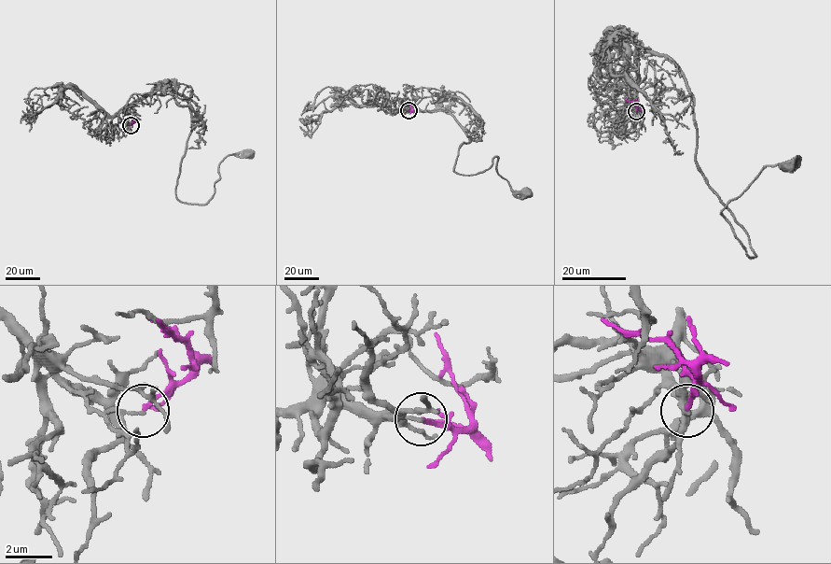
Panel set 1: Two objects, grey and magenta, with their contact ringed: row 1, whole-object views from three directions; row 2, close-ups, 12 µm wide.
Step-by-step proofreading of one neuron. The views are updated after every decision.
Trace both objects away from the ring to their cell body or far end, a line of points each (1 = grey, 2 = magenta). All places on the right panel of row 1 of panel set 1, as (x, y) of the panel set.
1: (636, 111), (634, 40), (685, 80), (697, 166), (745, 231), (750, 257), (722, 210), (765, 166), (791, 169)
2: (636, 111), (637, 105), (624, 98)

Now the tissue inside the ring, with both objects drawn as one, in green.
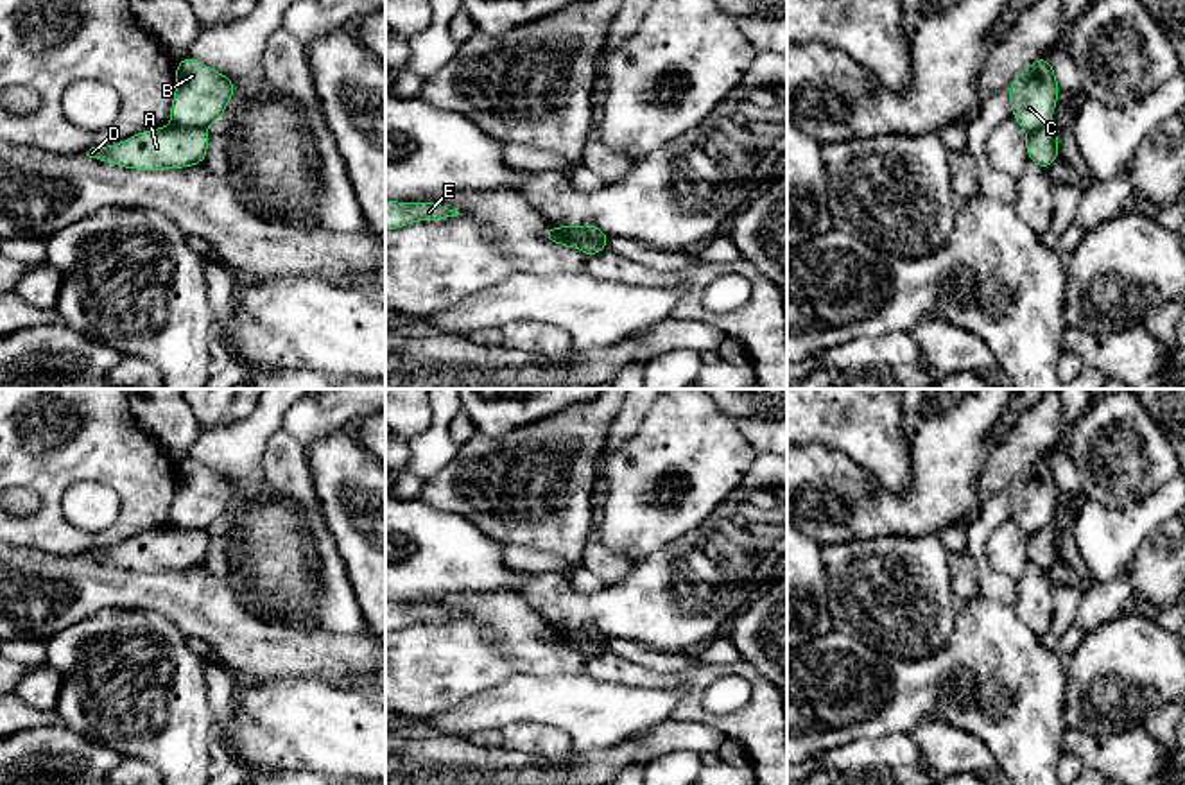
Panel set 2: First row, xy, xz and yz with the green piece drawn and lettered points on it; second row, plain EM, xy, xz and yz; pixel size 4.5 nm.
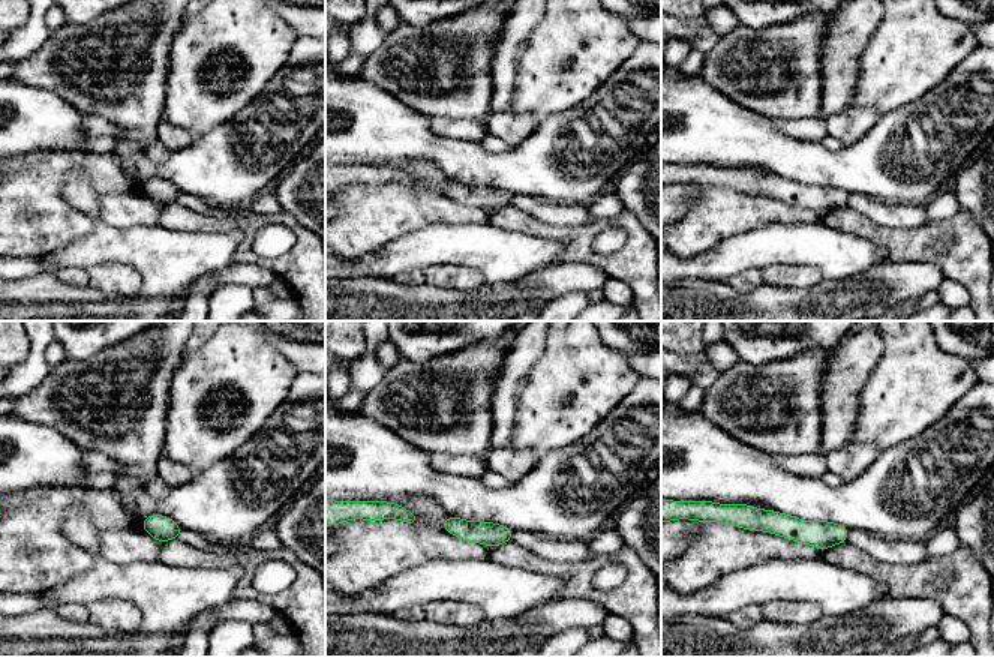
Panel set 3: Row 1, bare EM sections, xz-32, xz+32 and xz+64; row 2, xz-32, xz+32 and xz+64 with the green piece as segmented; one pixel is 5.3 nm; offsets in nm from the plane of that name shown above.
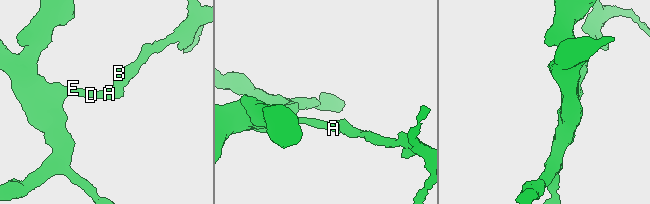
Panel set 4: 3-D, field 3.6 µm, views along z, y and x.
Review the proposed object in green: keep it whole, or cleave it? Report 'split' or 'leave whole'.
split

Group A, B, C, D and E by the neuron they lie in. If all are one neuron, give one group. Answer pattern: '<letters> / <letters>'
A D E / B C

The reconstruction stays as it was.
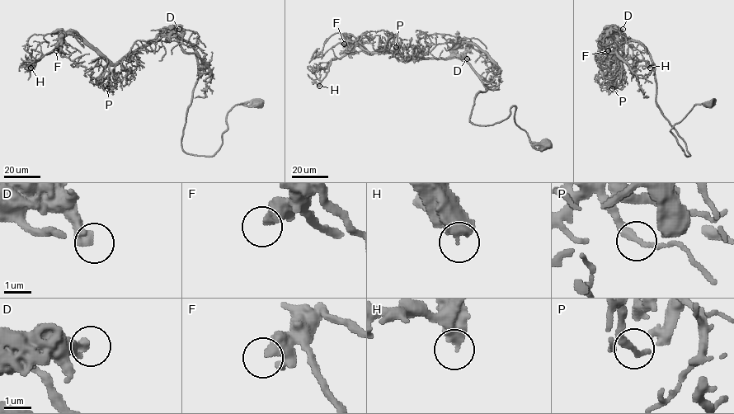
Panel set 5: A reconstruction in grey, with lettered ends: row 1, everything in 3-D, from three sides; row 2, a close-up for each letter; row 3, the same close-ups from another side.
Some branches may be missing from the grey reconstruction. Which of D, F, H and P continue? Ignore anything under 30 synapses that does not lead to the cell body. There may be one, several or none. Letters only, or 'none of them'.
H

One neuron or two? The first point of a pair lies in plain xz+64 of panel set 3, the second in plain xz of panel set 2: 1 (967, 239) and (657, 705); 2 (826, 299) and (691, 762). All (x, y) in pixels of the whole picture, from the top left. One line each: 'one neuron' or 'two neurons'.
1: two neurons
2: two neurons

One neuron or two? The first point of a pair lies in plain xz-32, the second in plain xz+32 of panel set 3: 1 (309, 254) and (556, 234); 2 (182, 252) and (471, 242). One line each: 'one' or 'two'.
1: one
2: one

